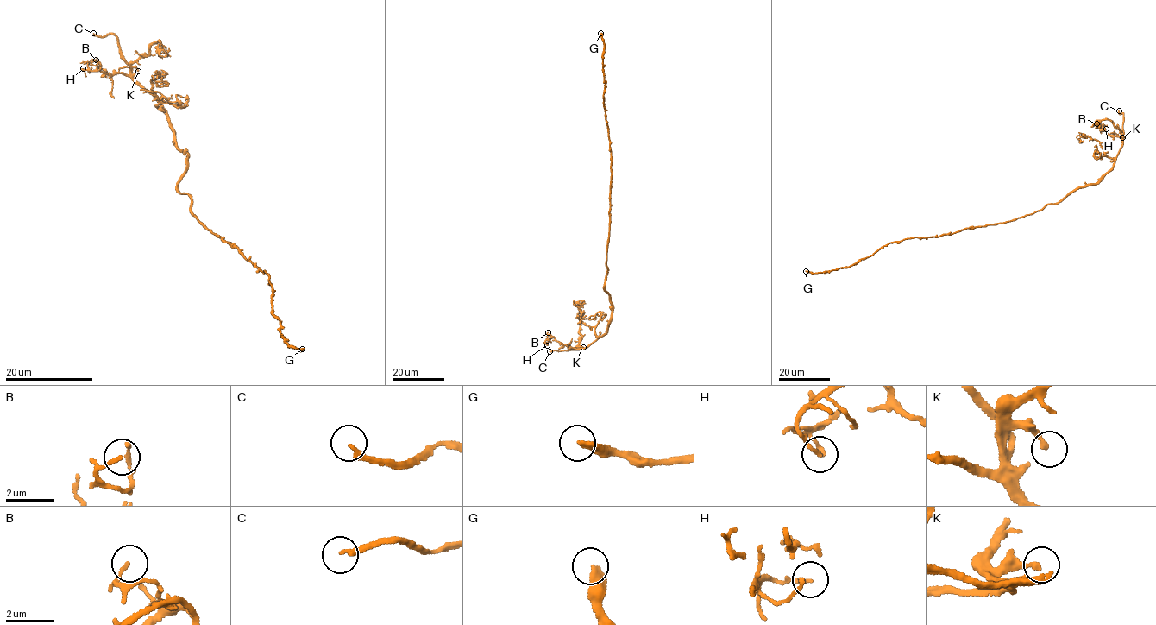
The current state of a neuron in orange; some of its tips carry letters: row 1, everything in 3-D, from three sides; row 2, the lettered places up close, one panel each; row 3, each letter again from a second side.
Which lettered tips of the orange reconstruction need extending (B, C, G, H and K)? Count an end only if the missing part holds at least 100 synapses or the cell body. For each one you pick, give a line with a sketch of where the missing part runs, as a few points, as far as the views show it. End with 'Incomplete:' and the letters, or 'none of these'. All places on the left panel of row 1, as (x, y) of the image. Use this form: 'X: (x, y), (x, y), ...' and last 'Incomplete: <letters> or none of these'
C: (93, 33), (77, 35), (70, 41)
G: (302, 349), (254, 277), (278, 240), (232, 179), (235, 135), (204, 88), (208, 3)
Incomplete: C, G

